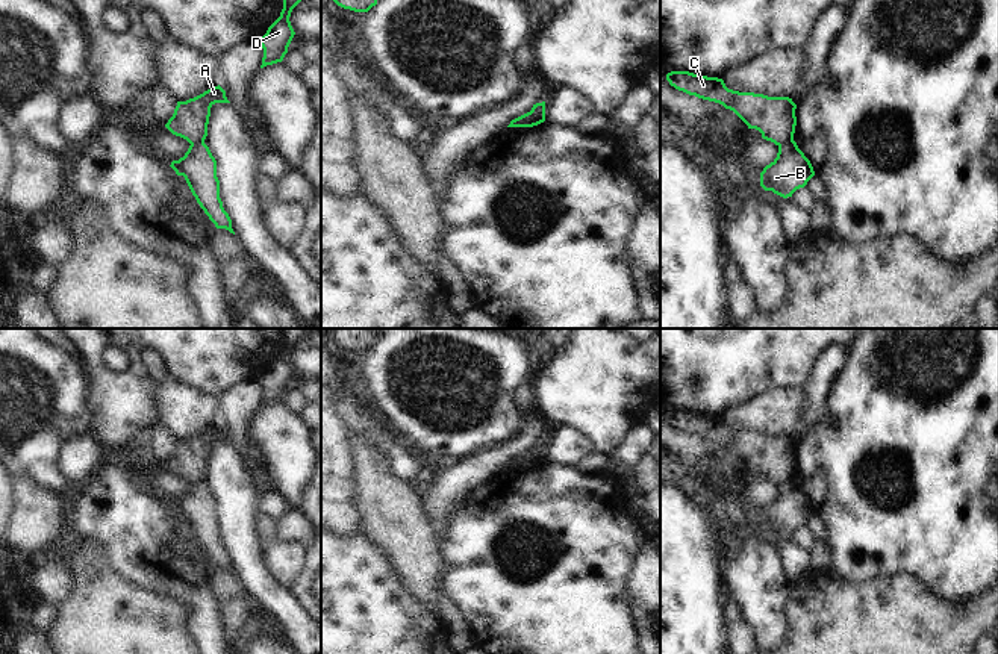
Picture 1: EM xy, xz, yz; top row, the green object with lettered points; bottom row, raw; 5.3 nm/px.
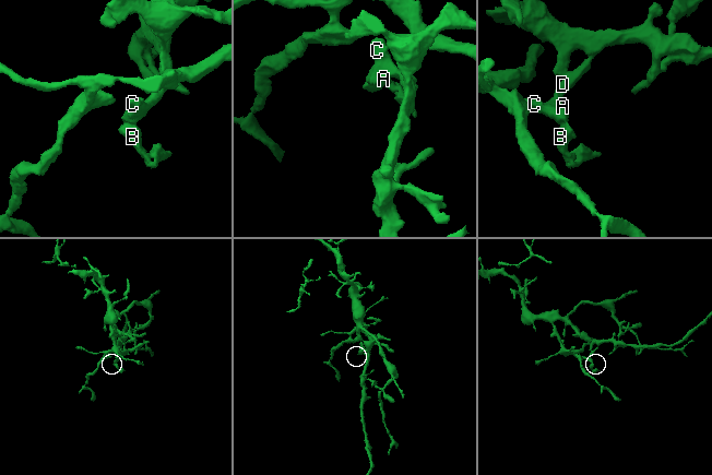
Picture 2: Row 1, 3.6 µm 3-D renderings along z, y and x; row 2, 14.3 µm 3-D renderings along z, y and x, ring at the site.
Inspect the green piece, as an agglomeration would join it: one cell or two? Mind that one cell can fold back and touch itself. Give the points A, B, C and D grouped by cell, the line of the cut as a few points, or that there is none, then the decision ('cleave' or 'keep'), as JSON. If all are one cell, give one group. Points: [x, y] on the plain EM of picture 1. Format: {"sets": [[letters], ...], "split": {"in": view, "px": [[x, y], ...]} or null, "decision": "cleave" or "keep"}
{"sets": [["A", "C", "D"], ["B"]], "split": {"in": "yz", "px": [[792, 479], [779, 485]]}, "decision": "cleave"}

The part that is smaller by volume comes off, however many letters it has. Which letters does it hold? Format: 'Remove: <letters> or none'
Remove: B.

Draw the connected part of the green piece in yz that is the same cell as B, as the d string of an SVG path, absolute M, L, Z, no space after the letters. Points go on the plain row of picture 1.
M787 480L778 484L777 497L760 512L760 525L787 537L797 528L804 527L813 515L810 500L795 480Z

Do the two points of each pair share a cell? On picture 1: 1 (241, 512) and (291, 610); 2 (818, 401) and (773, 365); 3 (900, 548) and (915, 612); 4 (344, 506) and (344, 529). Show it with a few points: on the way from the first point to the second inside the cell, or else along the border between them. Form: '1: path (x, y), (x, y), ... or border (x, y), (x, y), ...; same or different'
1: path (241, 538), (247, 563), (253, 576), (265, 588); same
2: border (821, 356), (810, 377), (801, 386); different
3: border (871, 577), (910, 574), (936, 594); different
4: path (344, 512), (344, 523); same

